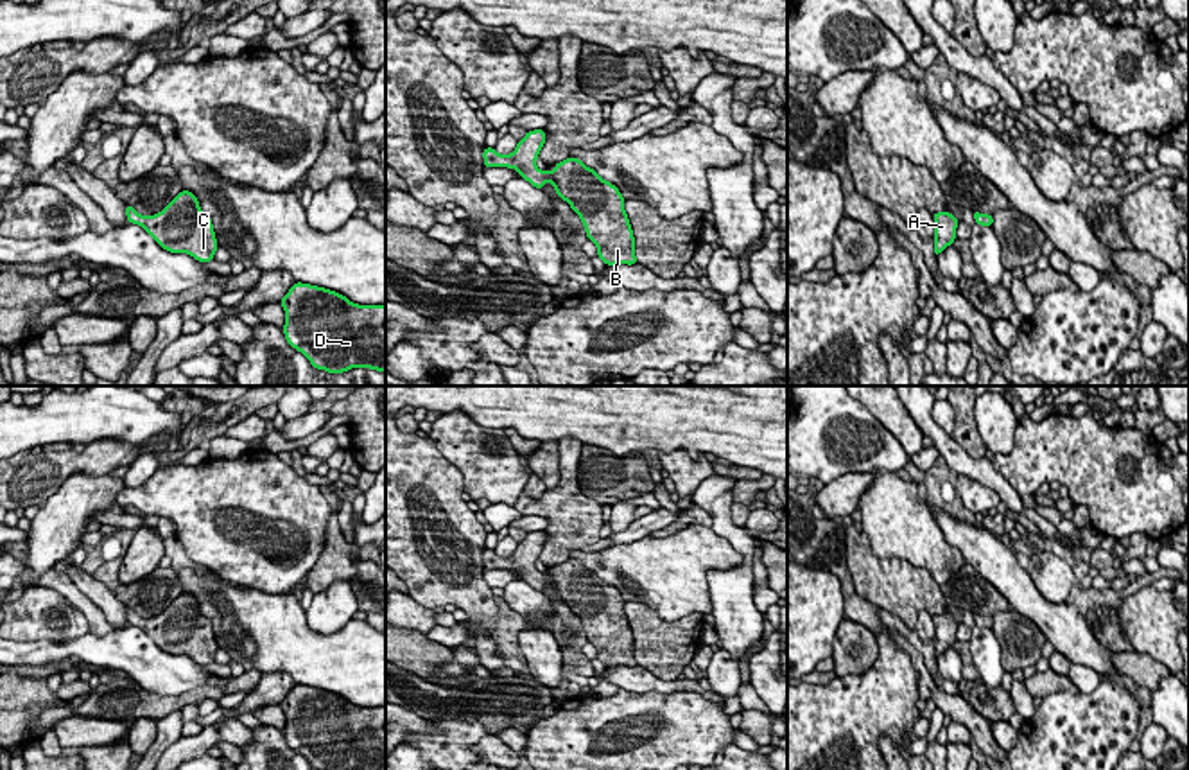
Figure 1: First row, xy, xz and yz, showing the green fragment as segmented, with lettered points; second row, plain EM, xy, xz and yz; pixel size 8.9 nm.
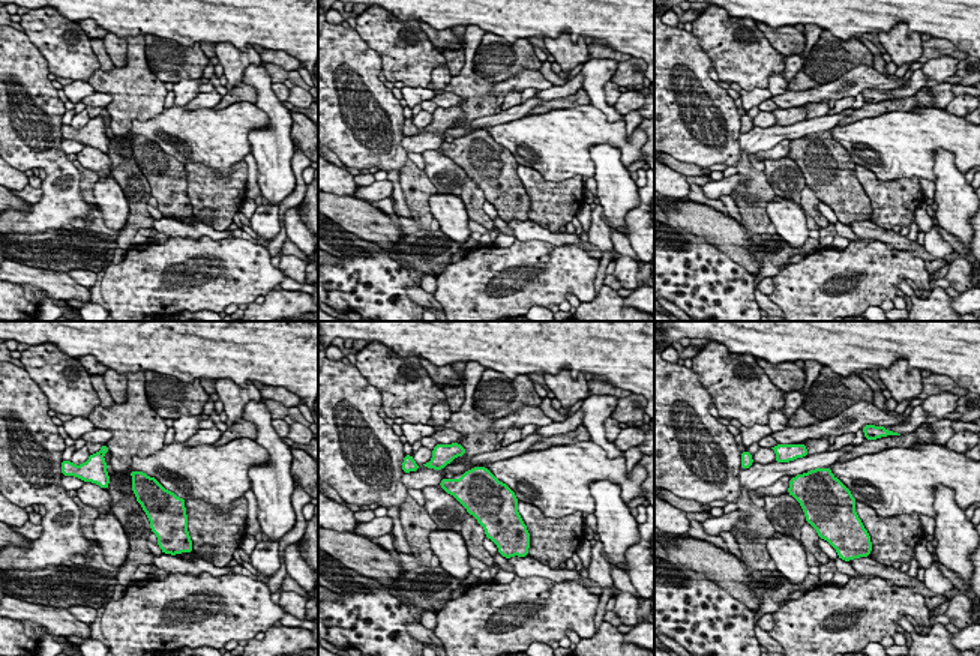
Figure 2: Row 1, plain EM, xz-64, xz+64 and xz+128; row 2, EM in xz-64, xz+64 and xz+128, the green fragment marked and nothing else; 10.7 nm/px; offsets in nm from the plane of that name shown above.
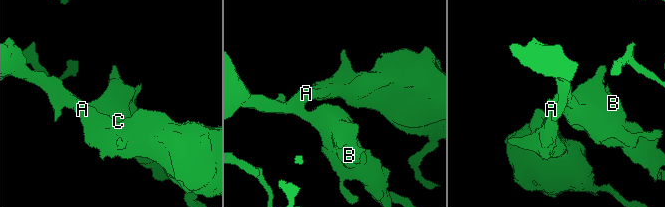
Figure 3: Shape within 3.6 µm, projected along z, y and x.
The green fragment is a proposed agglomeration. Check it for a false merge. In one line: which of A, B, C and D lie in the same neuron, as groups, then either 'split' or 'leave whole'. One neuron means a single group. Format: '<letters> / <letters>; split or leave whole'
A B C D; leave whole

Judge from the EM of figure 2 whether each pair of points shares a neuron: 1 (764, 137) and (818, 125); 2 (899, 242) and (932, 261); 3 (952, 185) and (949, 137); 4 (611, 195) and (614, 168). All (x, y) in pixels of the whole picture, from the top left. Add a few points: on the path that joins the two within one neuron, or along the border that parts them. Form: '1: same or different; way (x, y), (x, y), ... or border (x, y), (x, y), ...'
1: same; way (778, 134), (805, 128)
2: same; way (907, 245), (914, 246), (925, 255)
3: different; border (932, 153), (946, 149), (964, 174)
4: same; way (614, 189), (614, 174)

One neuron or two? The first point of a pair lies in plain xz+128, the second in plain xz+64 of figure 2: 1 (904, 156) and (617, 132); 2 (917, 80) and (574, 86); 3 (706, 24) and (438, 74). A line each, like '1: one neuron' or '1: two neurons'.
1: one neuron
2: one neuron
3: two neurons

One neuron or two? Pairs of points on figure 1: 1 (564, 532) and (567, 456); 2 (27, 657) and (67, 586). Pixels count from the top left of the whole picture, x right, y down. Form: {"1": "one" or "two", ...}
{"1": "one", "2": "two"}

